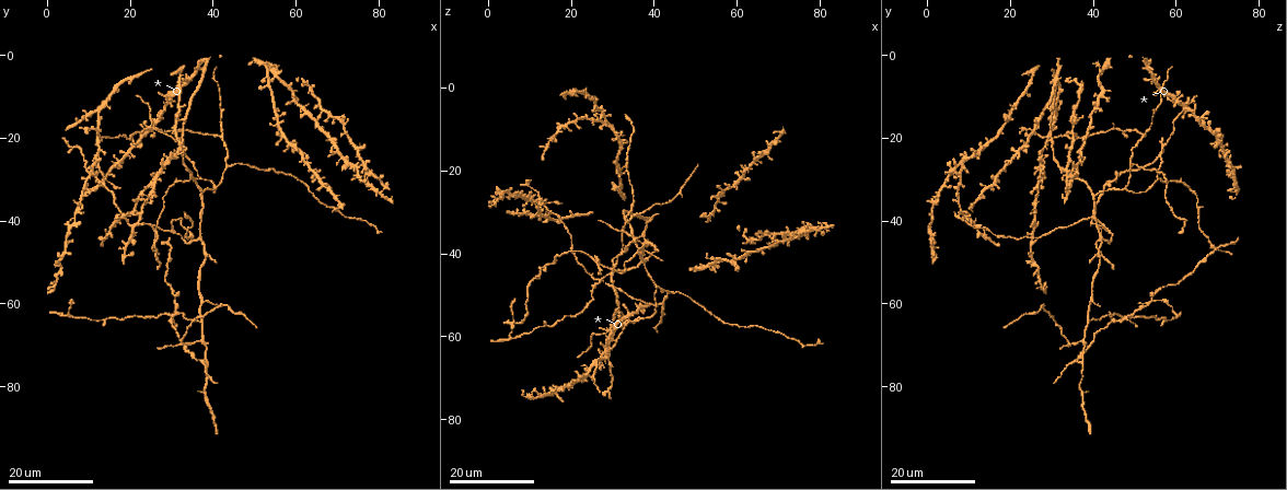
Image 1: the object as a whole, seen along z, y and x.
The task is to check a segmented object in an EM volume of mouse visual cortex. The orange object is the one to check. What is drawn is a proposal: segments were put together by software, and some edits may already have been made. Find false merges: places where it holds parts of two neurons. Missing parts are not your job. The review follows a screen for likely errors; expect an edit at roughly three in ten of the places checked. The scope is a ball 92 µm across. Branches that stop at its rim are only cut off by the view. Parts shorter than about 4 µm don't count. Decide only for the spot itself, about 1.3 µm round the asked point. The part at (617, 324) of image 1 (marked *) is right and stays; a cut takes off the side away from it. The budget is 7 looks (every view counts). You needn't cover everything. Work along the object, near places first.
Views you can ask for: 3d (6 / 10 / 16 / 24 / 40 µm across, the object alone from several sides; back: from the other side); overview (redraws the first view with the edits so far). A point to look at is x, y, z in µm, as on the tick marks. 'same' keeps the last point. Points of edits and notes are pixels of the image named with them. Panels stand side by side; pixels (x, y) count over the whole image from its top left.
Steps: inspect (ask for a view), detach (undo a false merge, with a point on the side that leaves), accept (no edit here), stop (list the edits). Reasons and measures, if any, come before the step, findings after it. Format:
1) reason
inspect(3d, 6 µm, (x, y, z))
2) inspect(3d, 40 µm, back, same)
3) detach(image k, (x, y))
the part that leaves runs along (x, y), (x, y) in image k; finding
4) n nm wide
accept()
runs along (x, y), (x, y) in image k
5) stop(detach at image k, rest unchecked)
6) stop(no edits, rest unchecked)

a fork
inspect(3d, 24 µm, (27.5, 14.0, 64.5))

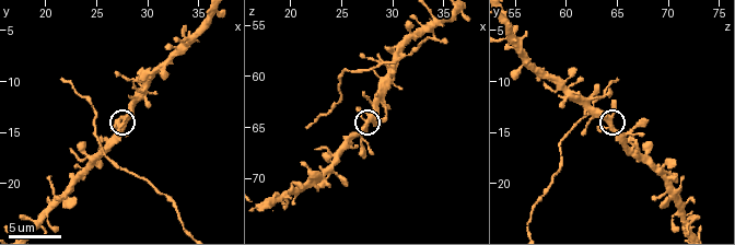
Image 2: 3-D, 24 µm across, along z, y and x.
inspect(3d, 6 µm, (27.2, 14.6, 64.2))

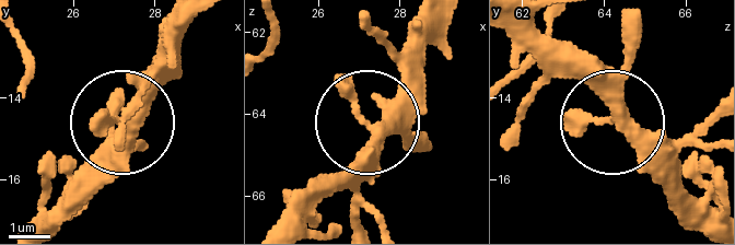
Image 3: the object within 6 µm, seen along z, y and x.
290 nm wide
accept()
runs along (521, 18), (684, 191) in image 3; one neuron here

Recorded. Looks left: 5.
three arms meet
inspect(3d, 16 µm, (43.5, 27.0, 48.5))

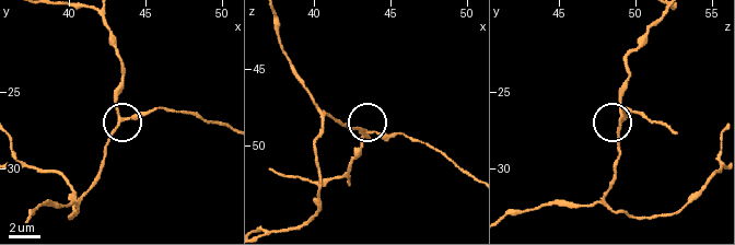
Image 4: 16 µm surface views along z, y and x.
inspect(3d, 6 µm, (43.6, 26.8, 49.2))

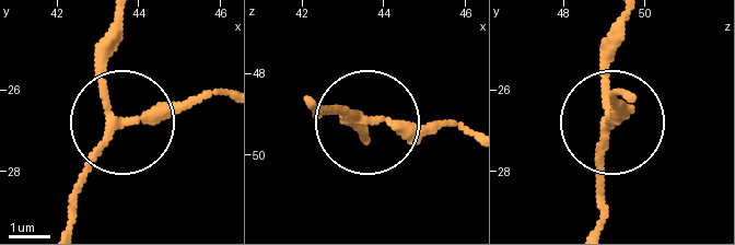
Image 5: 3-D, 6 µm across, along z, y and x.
side arm 50 µm; 3 arms
accept()
one neuron here

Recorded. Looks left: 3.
three-way junction
inspect(3d, 16 µm, (36.5, 44.5, 41.5))

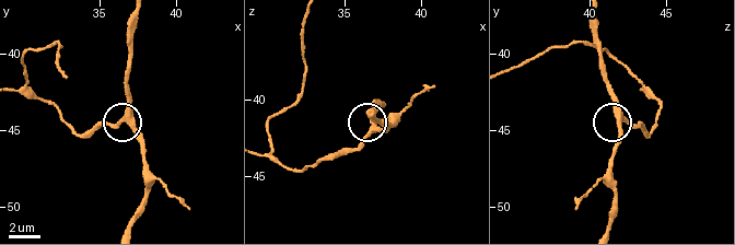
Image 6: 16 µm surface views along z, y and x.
inspect(3d, 10 µm, (37.0, 44.4, 42.0))

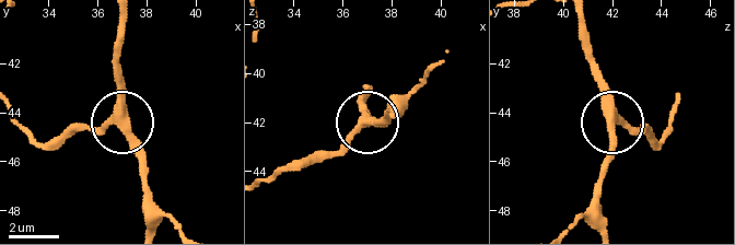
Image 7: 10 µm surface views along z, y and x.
inspect(3d, 6 µm, (36.9, 44.4, 42.0))

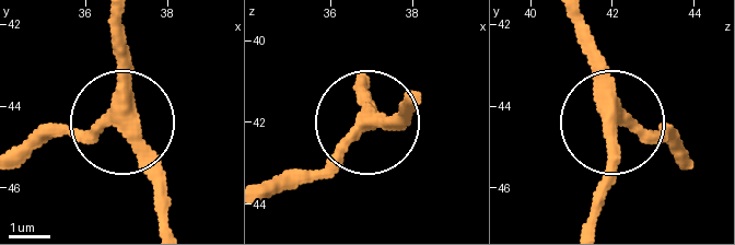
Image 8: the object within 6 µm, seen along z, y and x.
accept()
runs along (576, 23), (601, 107), (671, 128) in image 8; one neuron here

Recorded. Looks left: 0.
stop(no edits, rest unchecked)

